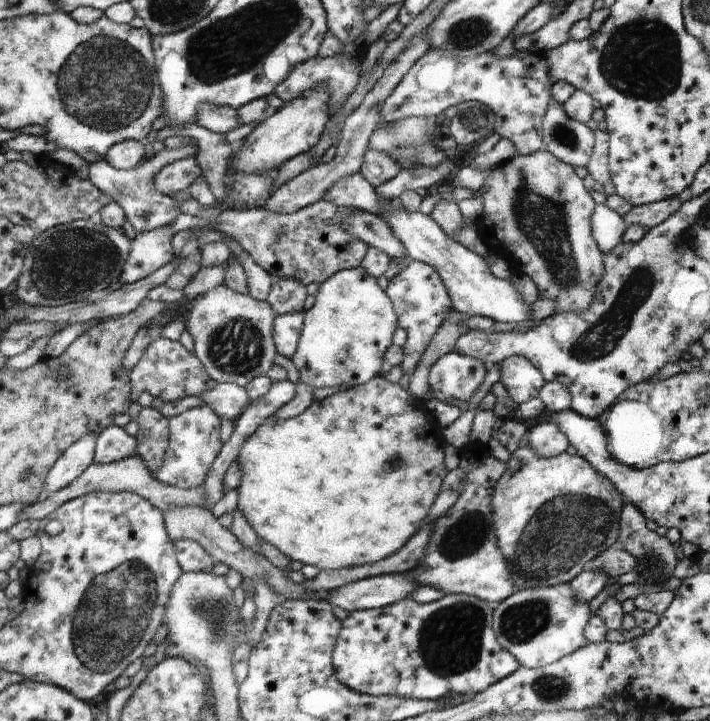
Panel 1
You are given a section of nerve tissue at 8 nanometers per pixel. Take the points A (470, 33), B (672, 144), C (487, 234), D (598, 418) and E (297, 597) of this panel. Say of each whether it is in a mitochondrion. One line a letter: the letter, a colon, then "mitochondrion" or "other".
A: mitochondrion
B: other
C: other
D: other
E: other

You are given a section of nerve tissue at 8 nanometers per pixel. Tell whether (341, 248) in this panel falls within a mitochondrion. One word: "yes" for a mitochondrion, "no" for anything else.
no

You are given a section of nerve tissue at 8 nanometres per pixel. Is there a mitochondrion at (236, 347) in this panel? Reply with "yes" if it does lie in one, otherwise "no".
yes

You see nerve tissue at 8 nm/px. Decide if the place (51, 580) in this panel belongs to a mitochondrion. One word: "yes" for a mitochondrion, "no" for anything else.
no

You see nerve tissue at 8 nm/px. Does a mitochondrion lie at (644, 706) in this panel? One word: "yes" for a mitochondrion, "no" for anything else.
no

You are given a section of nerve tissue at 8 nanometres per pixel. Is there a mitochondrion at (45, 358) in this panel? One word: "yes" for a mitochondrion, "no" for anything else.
no

